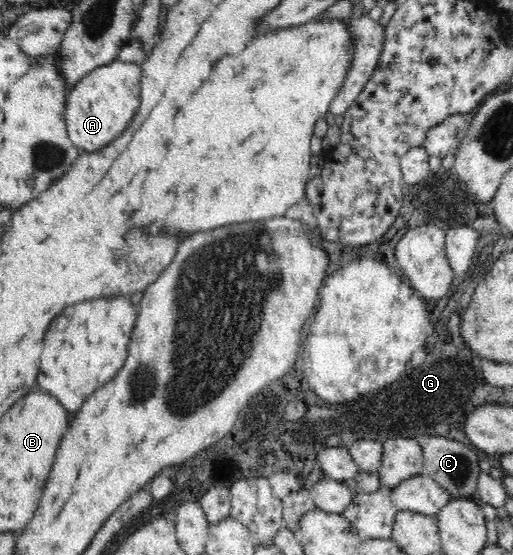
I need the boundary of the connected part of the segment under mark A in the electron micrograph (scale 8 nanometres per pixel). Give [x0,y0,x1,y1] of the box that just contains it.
[64,59,141,151]

